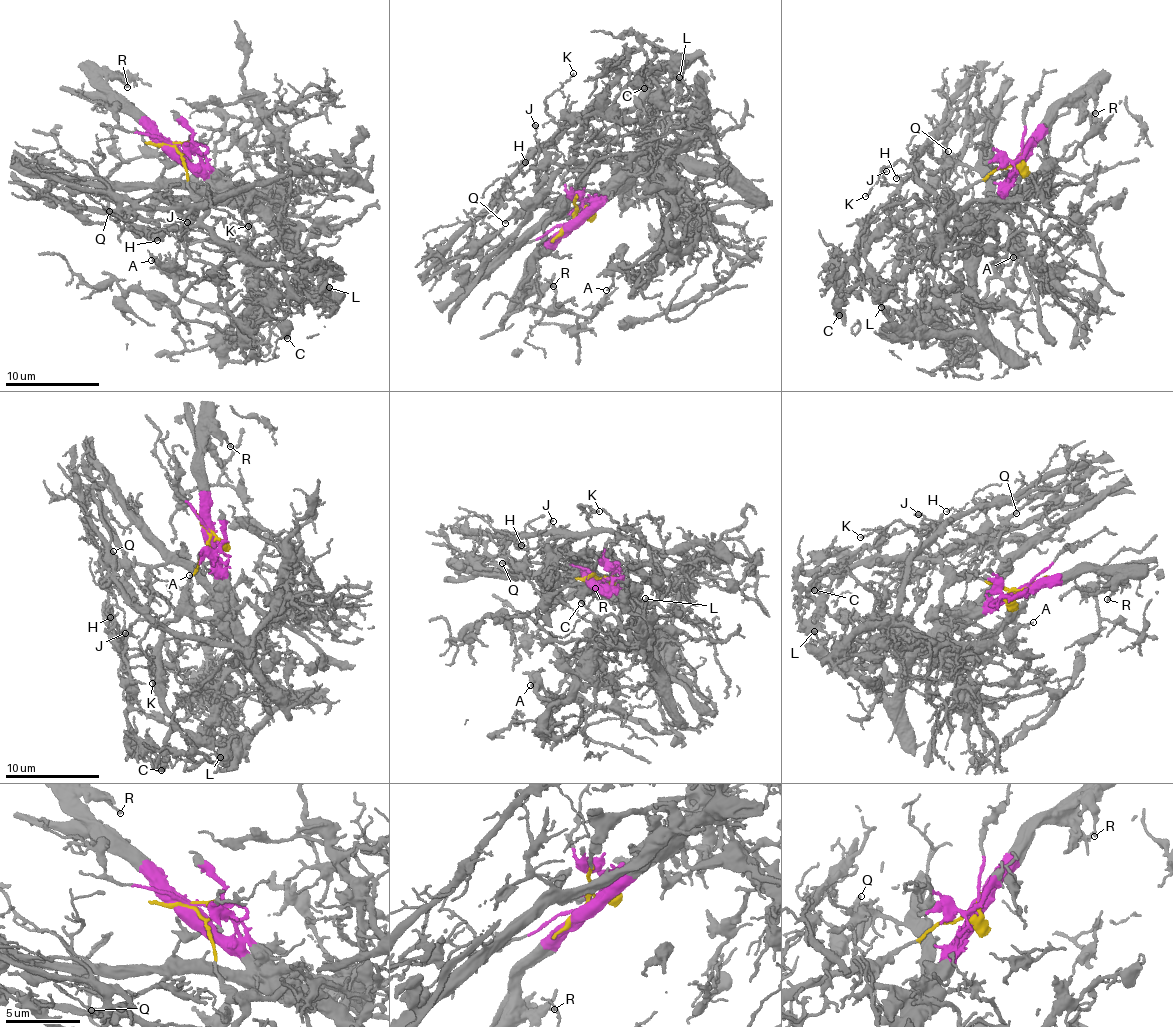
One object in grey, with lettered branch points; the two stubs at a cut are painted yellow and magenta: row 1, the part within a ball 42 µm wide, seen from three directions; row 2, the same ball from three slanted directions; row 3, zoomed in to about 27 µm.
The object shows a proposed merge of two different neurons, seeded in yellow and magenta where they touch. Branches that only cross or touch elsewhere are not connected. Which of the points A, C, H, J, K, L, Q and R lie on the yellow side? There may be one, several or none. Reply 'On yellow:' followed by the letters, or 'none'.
On yellow: C, H, J, K

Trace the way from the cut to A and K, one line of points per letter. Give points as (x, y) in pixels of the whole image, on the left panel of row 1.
A: (176, 145), (241, 208), (253, 231), (267, 291), (246, 298), (224, 314), (192, 302), (151, 260)
K: (173, 145), (192, 192), (203, 204), (199, 217), (195, 209), (214, 195), (208, 195), (211, 206), (249, 226)

